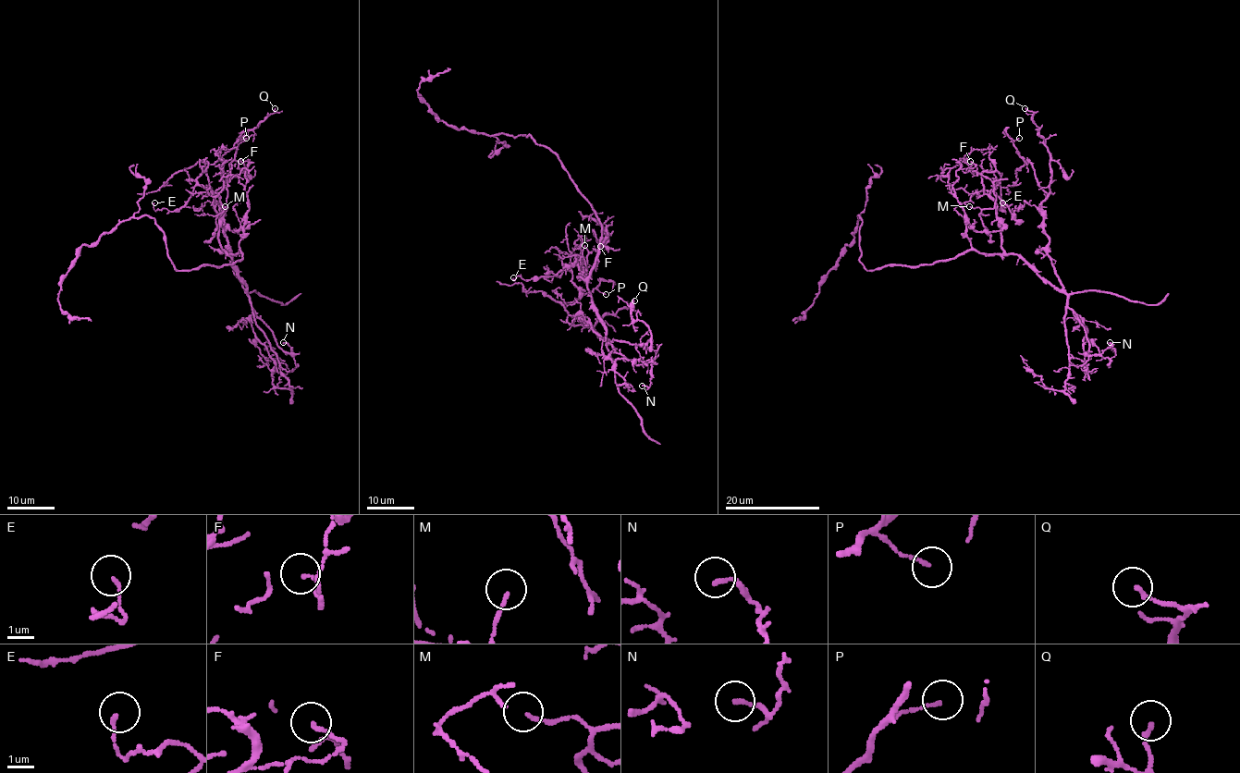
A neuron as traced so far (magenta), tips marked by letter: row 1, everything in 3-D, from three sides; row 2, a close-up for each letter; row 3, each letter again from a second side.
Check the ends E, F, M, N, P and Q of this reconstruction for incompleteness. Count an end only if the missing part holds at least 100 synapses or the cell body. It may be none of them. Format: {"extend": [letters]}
{"extend": []}

